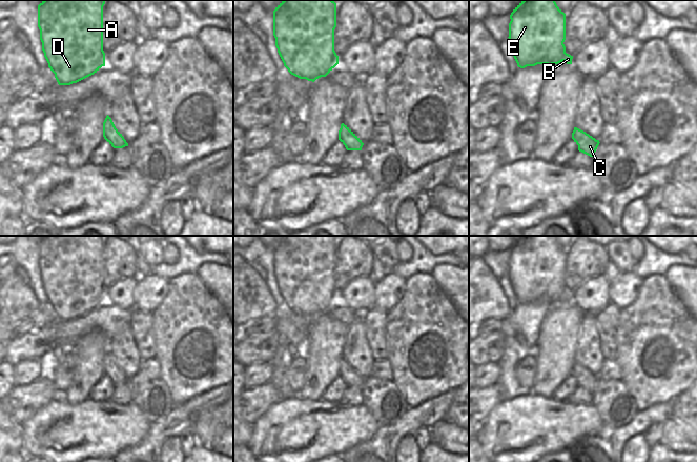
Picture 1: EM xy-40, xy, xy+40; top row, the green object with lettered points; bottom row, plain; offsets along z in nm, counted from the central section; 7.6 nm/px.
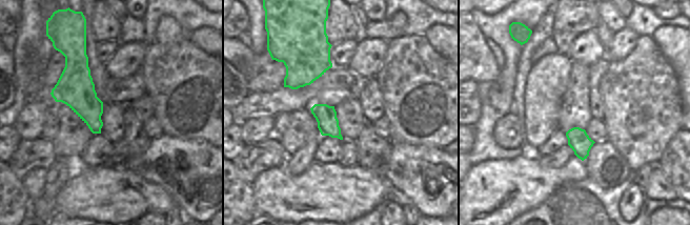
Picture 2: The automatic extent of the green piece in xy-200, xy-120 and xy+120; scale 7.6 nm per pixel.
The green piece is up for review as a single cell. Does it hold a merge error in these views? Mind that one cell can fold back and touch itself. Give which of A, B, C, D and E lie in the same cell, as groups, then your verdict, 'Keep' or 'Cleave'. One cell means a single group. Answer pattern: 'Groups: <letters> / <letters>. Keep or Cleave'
Groups: A B C D E. Keep

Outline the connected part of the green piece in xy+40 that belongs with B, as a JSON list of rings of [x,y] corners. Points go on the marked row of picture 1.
[[[522,0],[511,13],[509,23],[509,44],[517,66],[525,68],[537,64],[558,64],[565,61],[572,64],[573,56],[566,53],[566,14],[557,6],[555,0]]]

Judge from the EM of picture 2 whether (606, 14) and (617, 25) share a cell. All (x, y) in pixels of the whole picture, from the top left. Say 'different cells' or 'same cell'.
same cell

